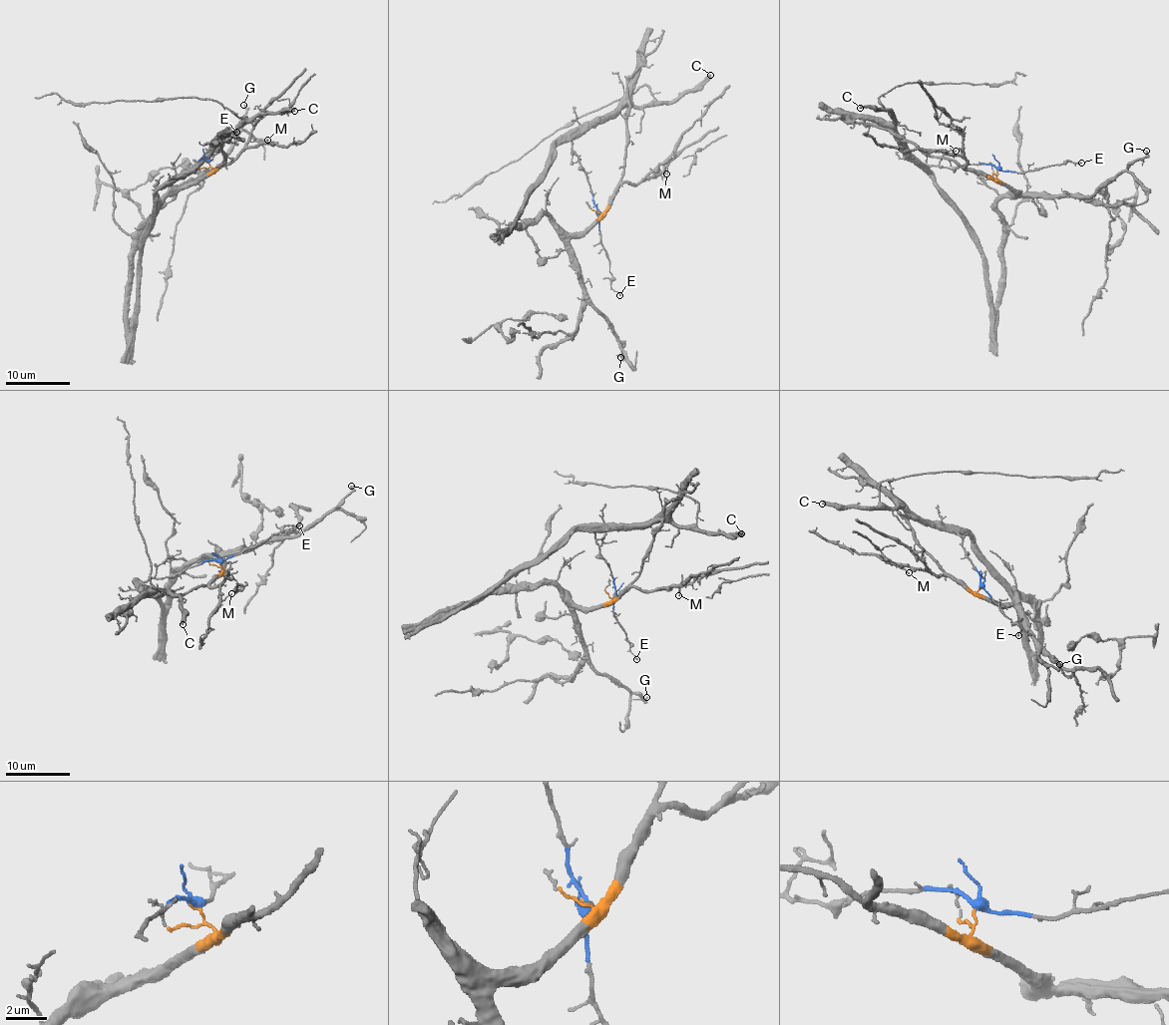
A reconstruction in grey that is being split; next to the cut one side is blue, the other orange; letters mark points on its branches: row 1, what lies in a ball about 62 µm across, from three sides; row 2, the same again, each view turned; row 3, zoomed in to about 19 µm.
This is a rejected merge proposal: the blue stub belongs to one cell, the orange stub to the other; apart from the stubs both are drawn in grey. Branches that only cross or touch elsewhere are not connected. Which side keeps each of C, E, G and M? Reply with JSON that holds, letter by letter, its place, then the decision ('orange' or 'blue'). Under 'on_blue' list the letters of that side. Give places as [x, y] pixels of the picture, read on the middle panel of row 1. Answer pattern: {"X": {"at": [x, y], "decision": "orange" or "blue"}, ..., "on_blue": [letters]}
{"C": {"at": [710, 75], "decision": "blue"}, "E": {"at": [619, 295], "decision": "blue"}, "G": {"at": [620, 357], "decision": "orange"}, "M": {"at": [666, 173], "decision": "orange"}, "on_blue": ["C", "E"]}

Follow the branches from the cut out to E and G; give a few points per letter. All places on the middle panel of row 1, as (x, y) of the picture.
E: (597, 212), (600, 241), (609, 261), (610, 287), (620, 294)
G: (597, 212), (603, 213), (571, 239), (571, 263), (584, 298), (605, 319), (621, 344), (620, 356)

